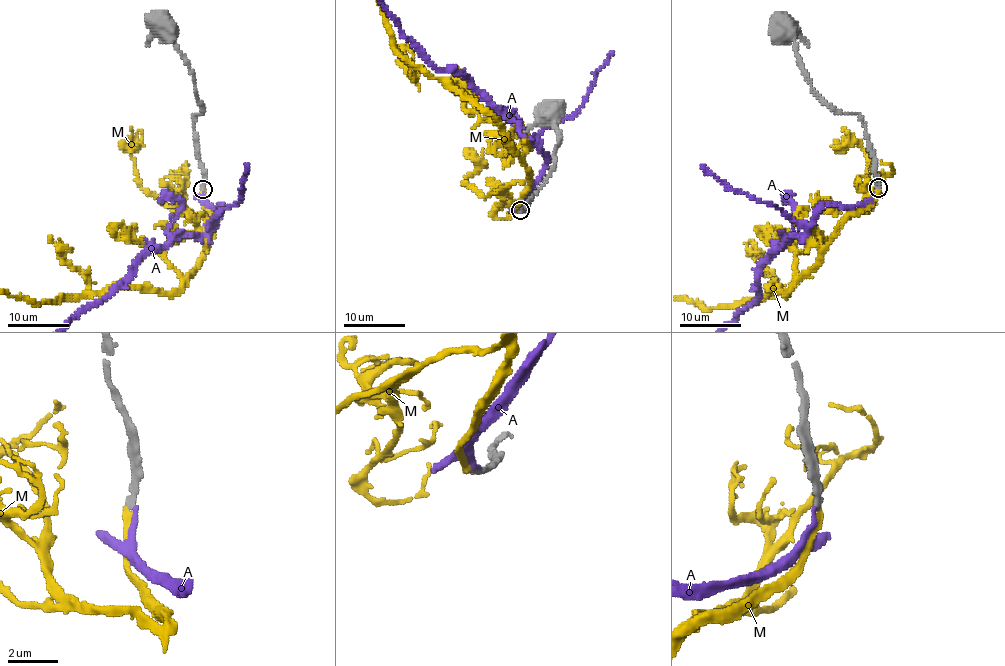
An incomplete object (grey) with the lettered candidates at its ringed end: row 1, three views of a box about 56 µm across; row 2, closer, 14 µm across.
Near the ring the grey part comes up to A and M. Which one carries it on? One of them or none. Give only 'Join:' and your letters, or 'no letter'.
Join: M

